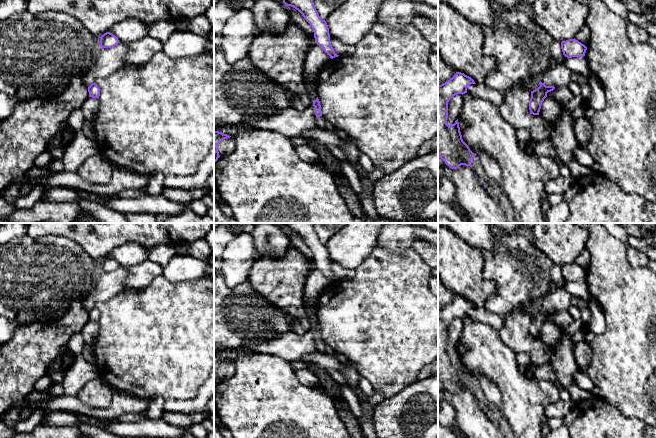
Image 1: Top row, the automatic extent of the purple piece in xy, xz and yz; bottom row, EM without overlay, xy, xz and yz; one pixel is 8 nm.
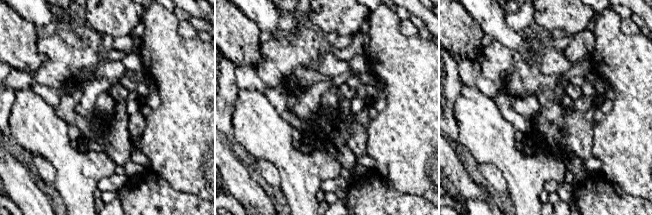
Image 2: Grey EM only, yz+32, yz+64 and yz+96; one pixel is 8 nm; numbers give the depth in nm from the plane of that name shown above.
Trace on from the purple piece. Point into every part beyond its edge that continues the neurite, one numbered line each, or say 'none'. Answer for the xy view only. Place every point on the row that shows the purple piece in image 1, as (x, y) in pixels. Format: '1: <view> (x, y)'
none

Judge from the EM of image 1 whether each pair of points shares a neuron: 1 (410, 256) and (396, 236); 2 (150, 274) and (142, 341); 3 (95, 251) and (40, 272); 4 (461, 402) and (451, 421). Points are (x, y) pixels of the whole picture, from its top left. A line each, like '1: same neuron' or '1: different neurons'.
1: different neurons
2: different neurons
3: different neurons
4: different neurons

